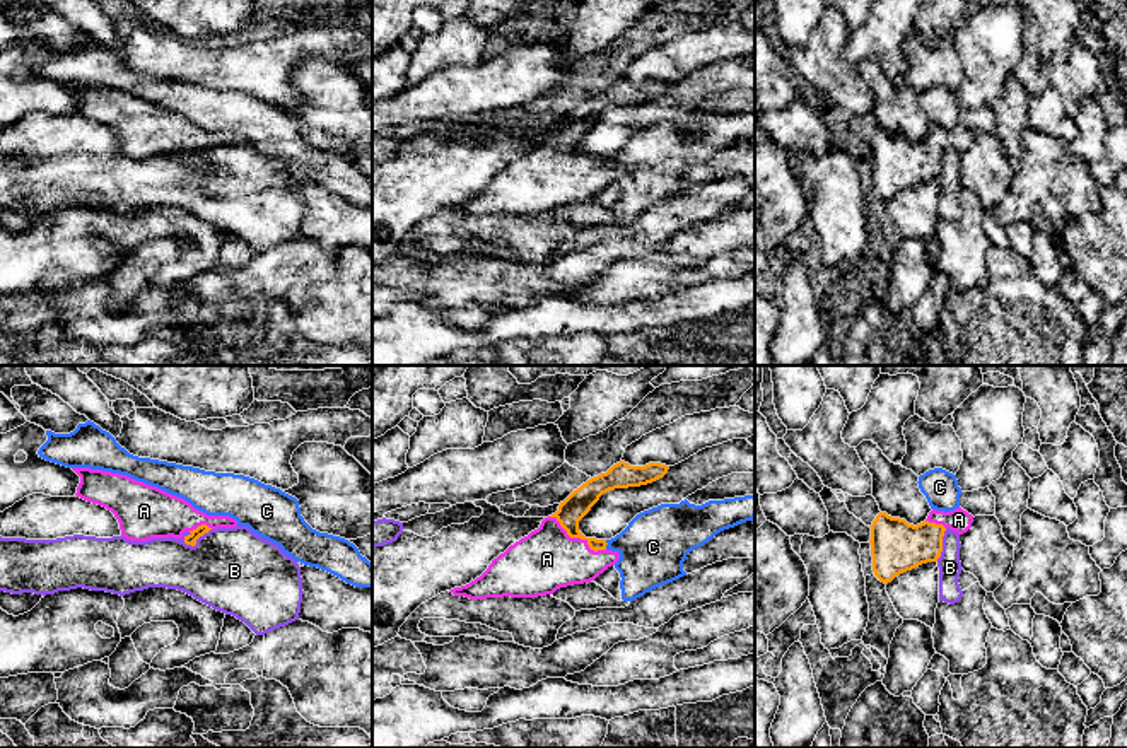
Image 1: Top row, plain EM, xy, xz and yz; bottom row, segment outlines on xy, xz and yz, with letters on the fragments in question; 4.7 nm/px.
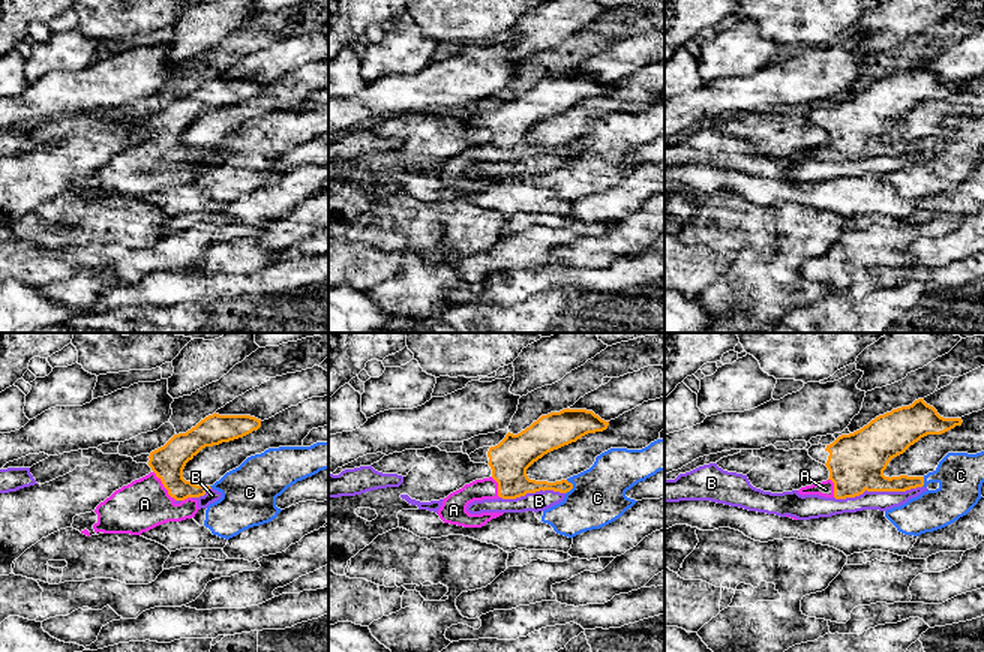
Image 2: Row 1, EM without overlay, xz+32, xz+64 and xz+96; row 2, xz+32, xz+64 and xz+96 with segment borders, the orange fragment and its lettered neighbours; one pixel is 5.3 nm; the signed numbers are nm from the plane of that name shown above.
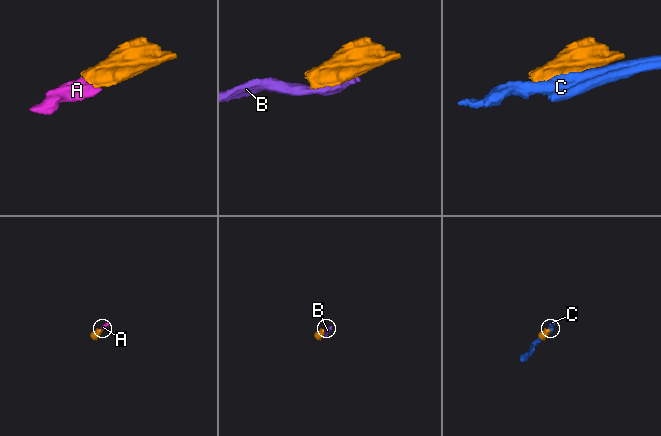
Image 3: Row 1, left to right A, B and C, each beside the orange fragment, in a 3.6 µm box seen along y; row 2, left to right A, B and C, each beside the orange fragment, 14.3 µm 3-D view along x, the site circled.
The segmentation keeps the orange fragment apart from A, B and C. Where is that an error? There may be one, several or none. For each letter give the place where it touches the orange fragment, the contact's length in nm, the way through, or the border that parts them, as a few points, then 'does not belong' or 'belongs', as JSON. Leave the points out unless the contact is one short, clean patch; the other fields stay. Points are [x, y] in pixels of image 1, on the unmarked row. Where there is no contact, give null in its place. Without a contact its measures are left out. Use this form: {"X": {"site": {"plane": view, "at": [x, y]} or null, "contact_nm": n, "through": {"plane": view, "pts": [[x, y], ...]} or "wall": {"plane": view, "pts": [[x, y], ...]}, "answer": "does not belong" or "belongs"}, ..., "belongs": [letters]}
{"A": {"site": {"plane": "xz", "at": [578, 154]}, "contact_nm": 320, "through": {"plane": "xz", "pts": [[578, 122], [578, 154], [560, 171], [547, 176]]}, "answer": "belongs"}, "B": {"site": {"plane": "xy", "at": [195, 159]}, "contact_nm": 150, "answer": "does not belong"}, "C": {"site": {"plane": "xz", "at": [607, 161]}, "contact_nm": 50, "wall": {"plane": "xz", "pts": [[605, 157], [607, 166]]}, "answer": "does not belong"}, "belongs": ["A"]}

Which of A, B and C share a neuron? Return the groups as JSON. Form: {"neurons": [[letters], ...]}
{"neurons": [["A"], ["B"], ["C"]]}

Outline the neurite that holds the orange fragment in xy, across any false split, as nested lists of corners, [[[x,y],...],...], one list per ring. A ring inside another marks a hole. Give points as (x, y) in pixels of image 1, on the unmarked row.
[[[91,85],[72,87],[80,94],[75,113],[111,128],[126,157],[183,154],[186,162],[195,164],[210,147],[237,143],[229,133],[208,133],[184,116],[126,92]]]

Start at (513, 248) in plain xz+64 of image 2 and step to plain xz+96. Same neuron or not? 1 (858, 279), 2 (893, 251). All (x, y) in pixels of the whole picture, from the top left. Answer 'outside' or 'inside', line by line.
1: outside
2: inside

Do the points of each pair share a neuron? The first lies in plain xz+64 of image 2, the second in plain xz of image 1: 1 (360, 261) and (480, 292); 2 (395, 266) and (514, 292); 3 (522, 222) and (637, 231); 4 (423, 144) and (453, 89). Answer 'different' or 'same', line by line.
1: same
2: same
3: same
4: different

